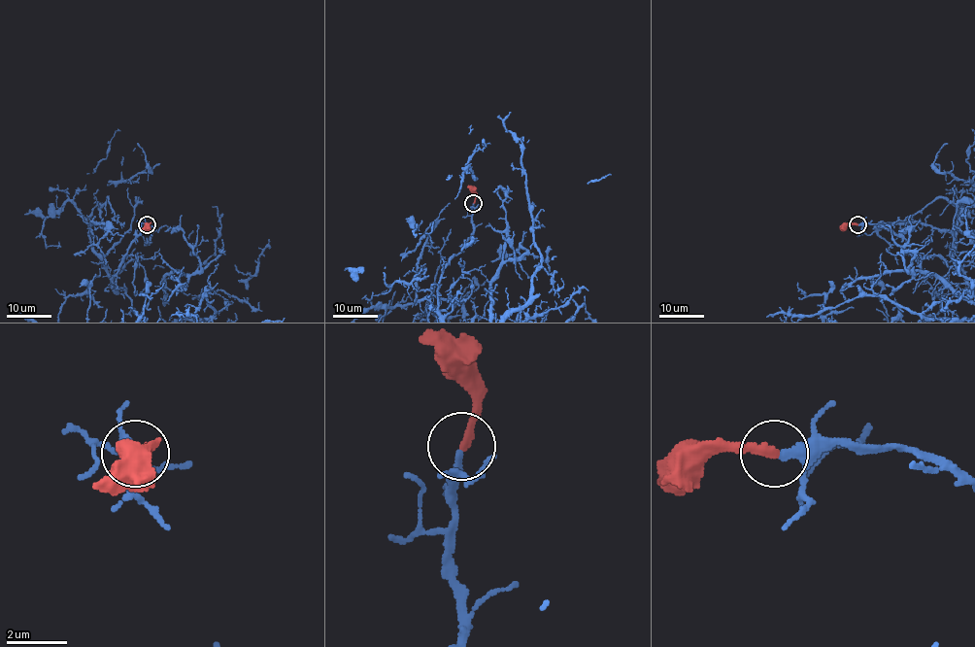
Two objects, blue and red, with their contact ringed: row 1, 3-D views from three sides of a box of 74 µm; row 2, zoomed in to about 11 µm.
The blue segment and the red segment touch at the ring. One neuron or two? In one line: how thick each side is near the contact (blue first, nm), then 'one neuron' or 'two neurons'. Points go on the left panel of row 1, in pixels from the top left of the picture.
calibres 200 and 240 nm; one neuron

